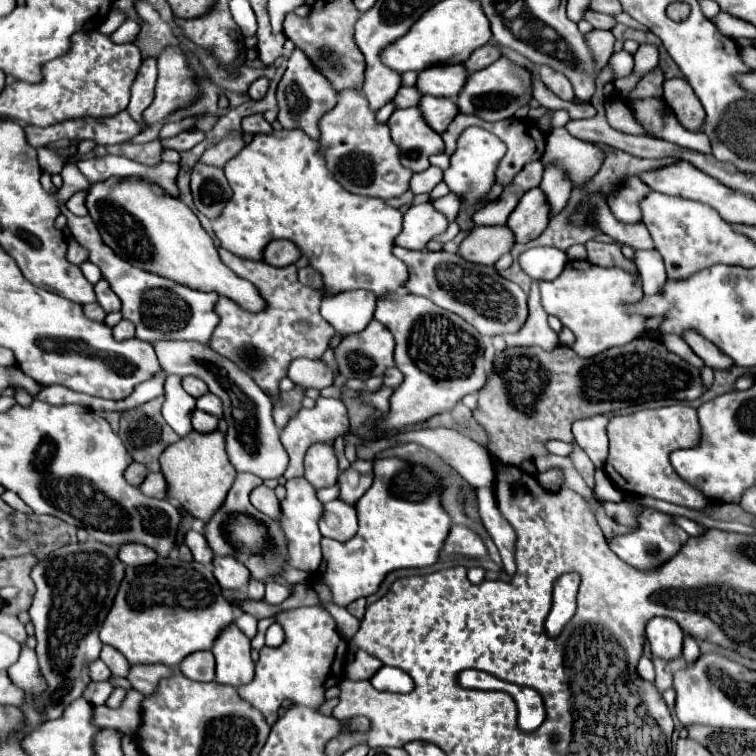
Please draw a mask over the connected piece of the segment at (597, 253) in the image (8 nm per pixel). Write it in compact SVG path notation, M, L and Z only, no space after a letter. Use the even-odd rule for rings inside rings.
M588 241L586 243L588 249L588 261L600 267L622 267L630 273L634 273L636 265L626 259L620 253L620 245L618 243L596 243L596 241Z

